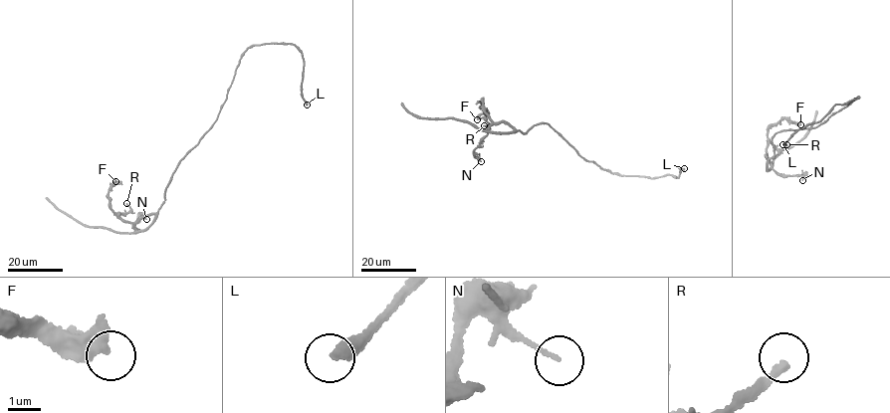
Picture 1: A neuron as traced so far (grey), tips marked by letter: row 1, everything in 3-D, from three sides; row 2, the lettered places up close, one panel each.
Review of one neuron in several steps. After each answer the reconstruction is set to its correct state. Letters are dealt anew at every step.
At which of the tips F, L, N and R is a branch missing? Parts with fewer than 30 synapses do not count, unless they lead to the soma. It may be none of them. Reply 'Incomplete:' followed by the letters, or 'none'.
Incomplete: L

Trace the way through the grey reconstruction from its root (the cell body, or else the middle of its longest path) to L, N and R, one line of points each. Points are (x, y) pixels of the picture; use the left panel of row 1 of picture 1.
L: (200, 139), (216, 118), (242, 54), (253, 46), (275, 43), (298, 47), (304, 64), (301, 90), (307, 104)
N: (200, 139), (179, 161), (161, 207), (134, 224), (135, 231), (138, 216), (146, 219)
R: (200, 139), (179, 161), (158, 210), (129, 222), (119, 215), (130, 210), (126, 203)

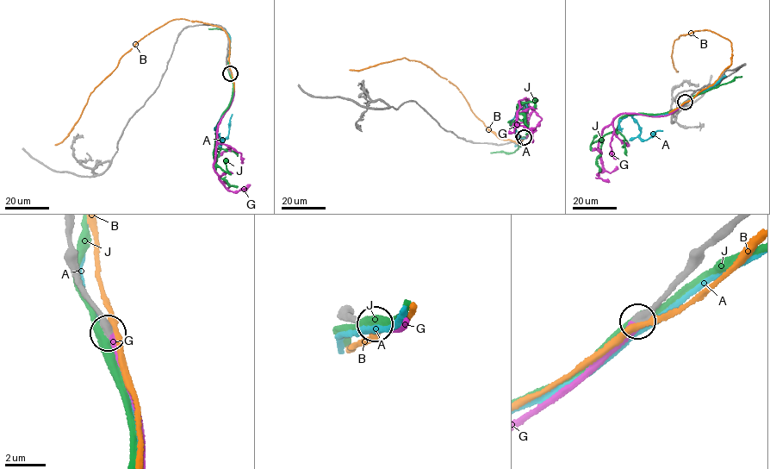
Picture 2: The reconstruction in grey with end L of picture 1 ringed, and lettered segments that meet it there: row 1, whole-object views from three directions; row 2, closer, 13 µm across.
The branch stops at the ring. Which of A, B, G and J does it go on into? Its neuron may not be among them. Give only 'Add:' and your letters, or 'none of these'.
Add: G

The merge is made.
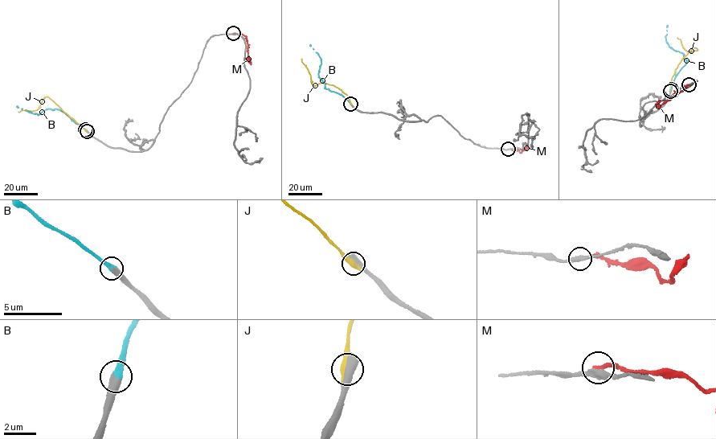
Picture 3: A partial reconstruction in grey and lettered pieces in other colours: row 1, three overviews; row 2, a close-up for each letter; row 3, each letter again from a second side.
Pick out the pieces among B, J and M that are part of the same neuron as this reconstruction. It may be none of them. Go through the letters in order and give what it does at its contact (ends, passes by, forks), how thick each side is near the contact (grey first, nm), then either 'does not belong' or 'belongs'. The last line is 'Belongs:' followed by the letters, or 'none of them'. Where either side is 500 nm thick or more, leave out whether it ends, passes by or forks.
B: 500 nm thick on the grey side, 480 nm on the other; belongs
J: 650 nm thick on the grey side, 550 nm on the other; does not belong
M: it ends there; 360 nm thick on the grey side, 220 nm on the other; does not belong
Belongs: B

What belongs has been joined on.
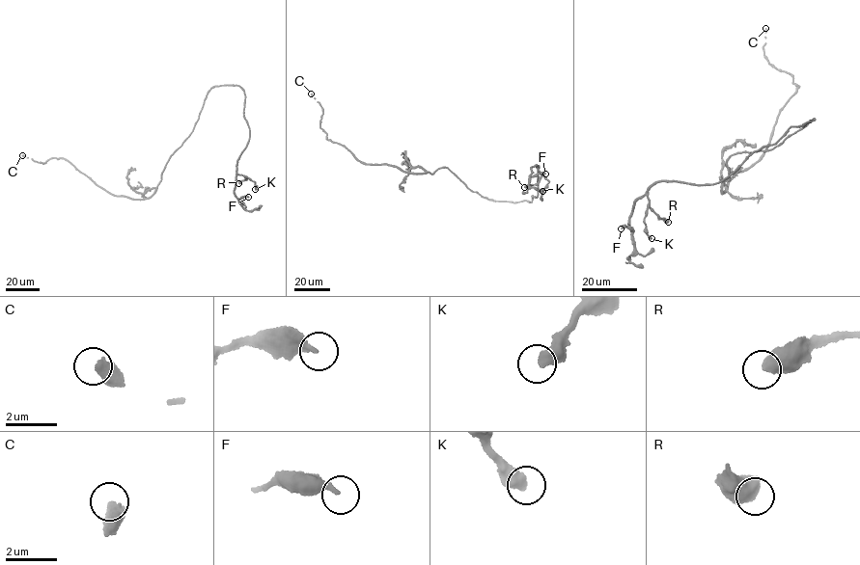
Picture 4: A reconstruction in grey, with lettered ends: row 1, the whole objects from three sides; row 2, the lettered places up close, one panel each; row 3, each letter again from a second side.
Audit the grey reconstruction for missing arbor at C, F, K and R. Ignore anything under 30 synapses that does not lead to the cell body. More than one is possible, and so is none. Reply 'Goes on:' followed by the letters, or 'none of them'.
Goes on: none of them

